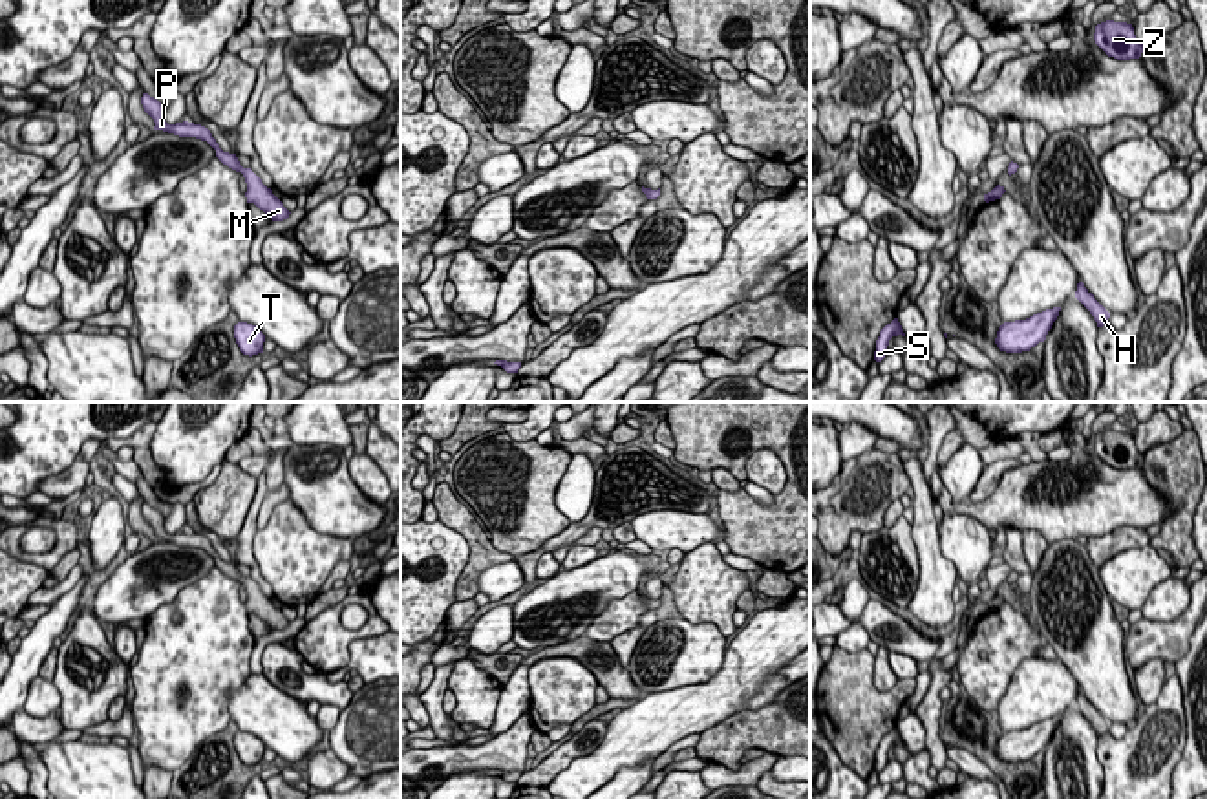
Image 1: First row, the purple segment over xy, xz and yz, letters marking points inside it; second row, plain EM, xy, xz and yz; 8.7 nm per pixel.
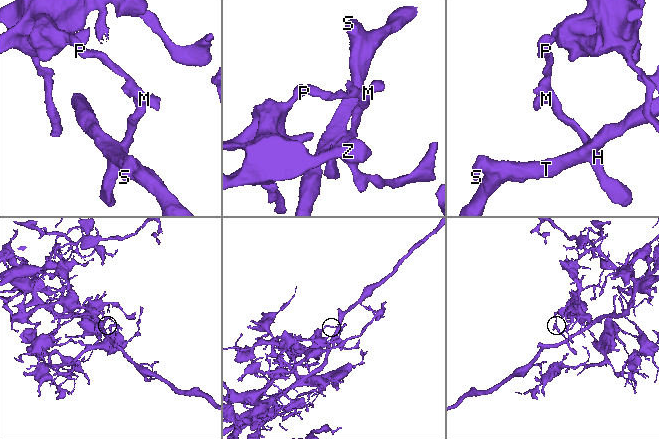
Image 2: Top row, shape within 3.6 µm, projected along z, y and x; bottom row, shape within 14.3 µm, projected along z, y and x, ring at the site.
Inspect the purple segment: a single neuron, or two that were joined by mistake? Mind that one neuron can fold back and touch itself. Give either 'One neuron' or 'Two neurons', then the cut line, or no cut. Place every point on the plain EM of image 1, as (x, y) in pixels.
Two neurons. Split along xy (242, 576), (240, 580)

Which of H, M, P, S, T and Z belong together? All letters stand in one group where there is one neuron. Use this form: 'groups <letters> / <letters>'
groups H M S T / P Z

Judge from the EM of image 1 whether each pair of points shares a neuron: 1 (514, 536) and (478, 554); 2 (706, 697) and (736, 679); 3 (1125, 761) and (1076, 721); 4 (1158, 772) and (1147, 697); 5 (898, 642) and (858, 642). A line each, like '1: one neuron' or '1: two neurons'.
1: two neurons
2: one neuron
3: two neurons
4: two neurons
5: two neurons

